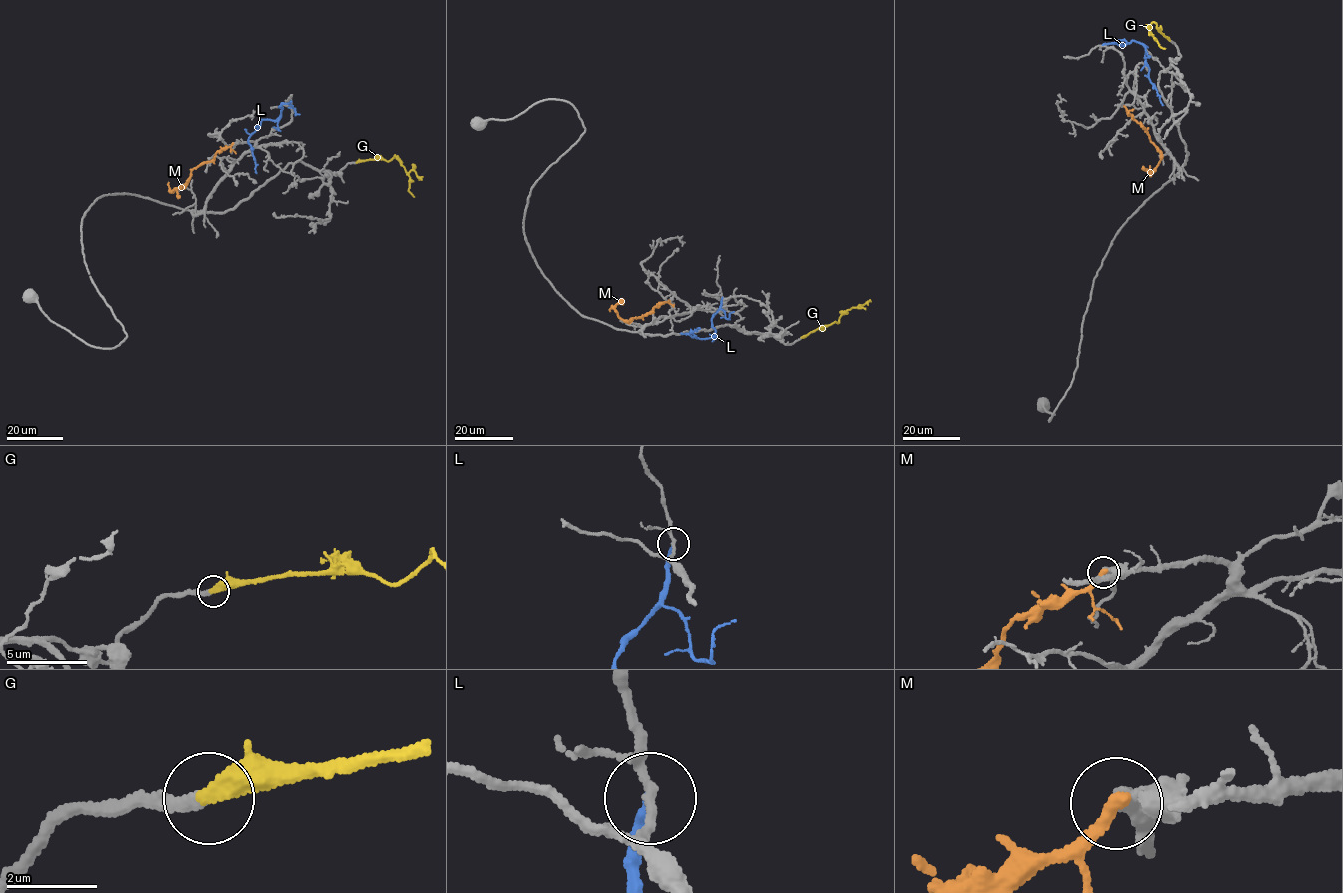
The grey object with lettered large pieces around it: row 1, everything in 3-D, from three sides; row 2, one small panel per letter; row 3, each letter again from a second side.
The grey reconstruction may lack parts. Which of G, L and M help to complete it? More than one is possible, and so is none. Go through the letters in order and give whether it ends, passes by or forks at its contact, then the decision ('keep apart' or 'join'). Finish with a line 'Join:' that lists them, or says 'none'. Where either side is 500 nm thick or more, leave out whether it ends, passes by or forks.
G: it ends | join
L: it ends | keep apart
M: it ends | keep apart
Join: G

